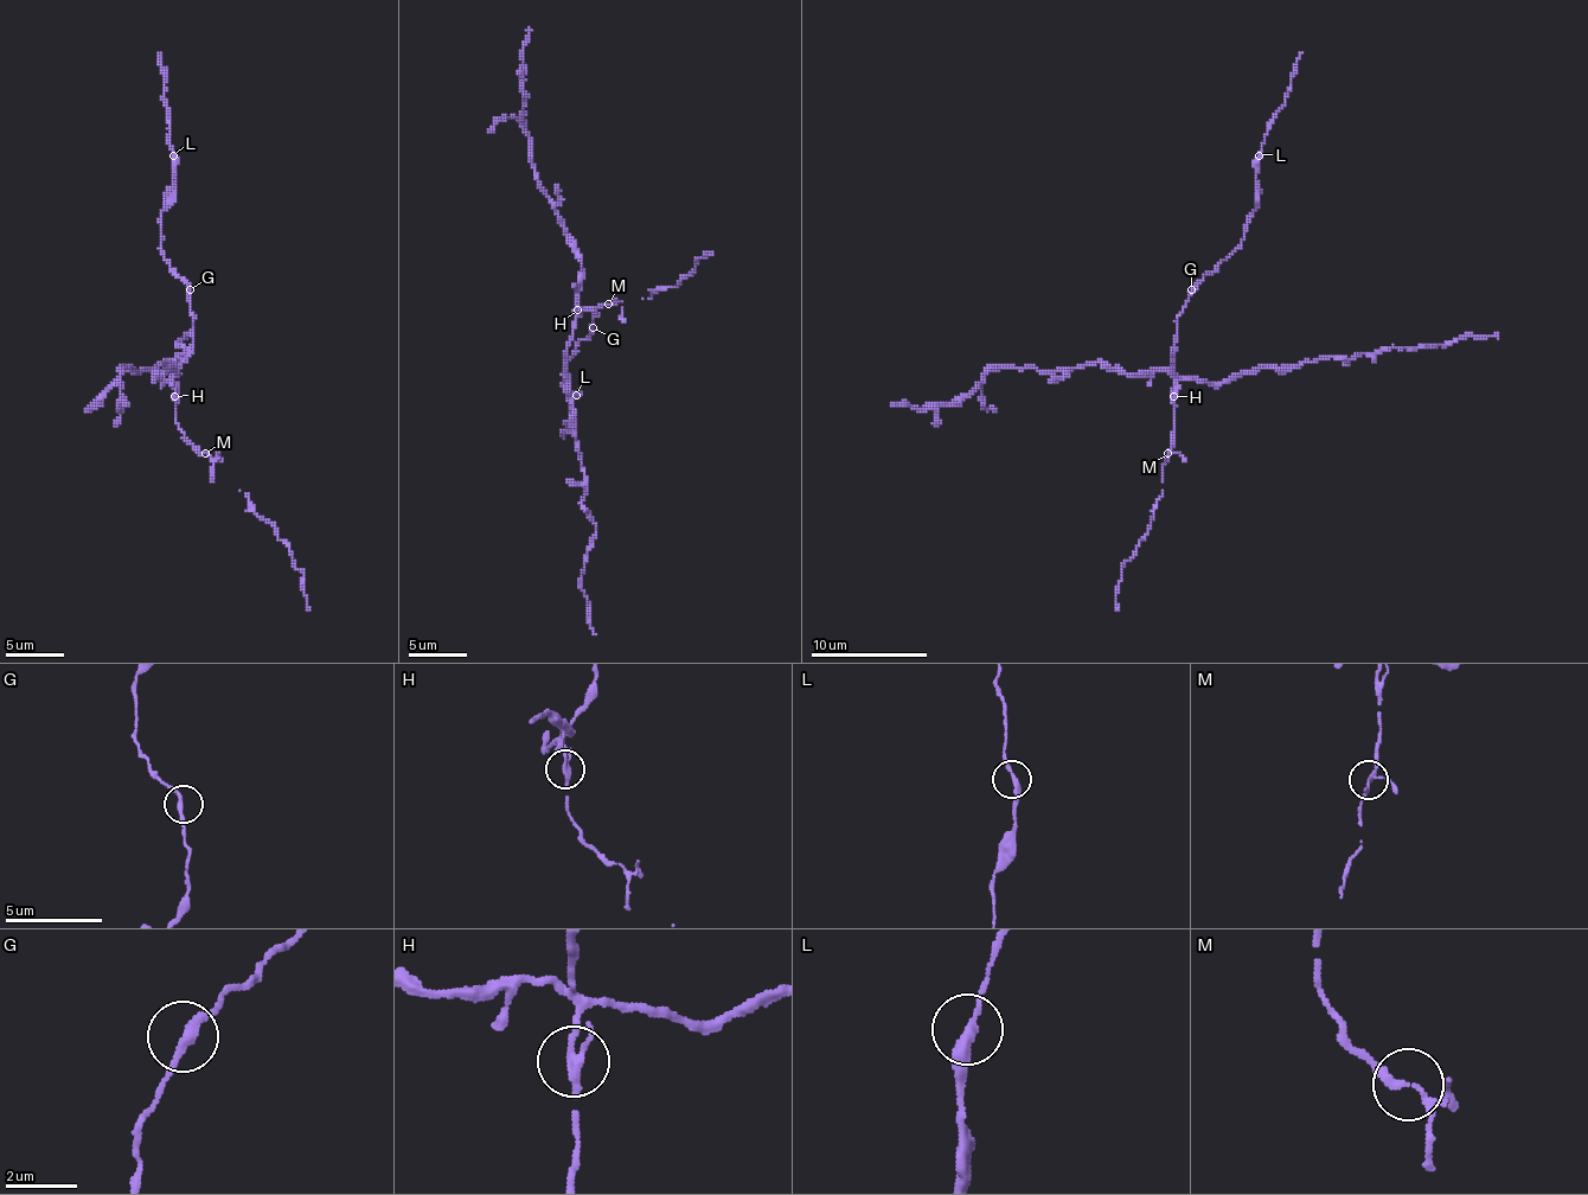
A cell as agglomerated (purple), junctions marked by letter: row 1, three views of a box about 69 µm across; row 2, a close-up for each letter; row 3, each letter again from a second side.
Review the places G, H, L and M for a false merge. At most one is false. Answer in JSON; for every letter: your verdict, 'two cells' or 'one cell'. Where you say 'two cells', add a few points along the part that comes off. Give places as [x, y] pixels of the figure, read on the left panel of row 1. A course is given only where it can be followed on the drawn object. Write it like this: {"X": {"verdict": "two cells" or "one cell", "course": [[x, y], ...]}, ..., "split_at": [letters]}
{"G": {"verdict": "one cell"}, "H": {"verdict": "two cells", "course": [[175, 397], [173, 379], [164, 383], [164, 374], [181, 359], [179, 353], [193, 347], [179, 345], [193, 333]]}, "L": {"verdict": "one cell"}, "M": {"verdict": "one cell"}, "split_at": ["H"]}

